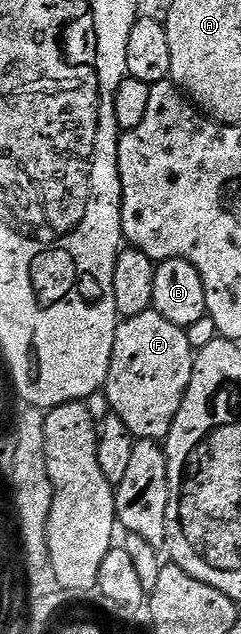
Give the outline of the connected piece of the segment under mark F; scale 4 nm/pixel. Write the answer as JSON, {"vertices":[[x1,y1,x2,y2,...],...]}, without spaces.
{"vertices":[[152,308,139,312,139,316,121,318,115,332,115,348,111,352,111,364,105,377,103,393,109,401,109,409,130,429,134,439,164,440,171,432,171,424,183,404,183,396,191,384,191,372,195,346,189,343,186,327,171,324]]}

